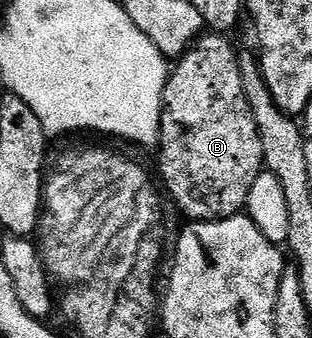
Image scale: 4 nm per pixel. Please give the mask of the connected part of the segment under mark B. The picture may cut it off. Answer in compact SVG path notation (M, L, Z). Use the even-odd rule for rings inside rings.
M203 34L194 41L194 44L183 56L173 65L169 73L166 89L162 95L162 134L160 137L160 147L158 152L158 168L162 171L162 180L166 183L166 188L170 191L170 196L174 199L174 204L183 212L190 216L191 221L201 222L203 220L226 220L229 216L237 216L243 211L248 202L248 194L252 194L252 185L256 178L264 171L266 163L266 151L260 142L260 134L256 130L256 118L252 118L252 110L248 106L248 98L244 98L244 82L240 74L238 65L239 53L234 52L234 48L229 44L227 37L222 34Z

